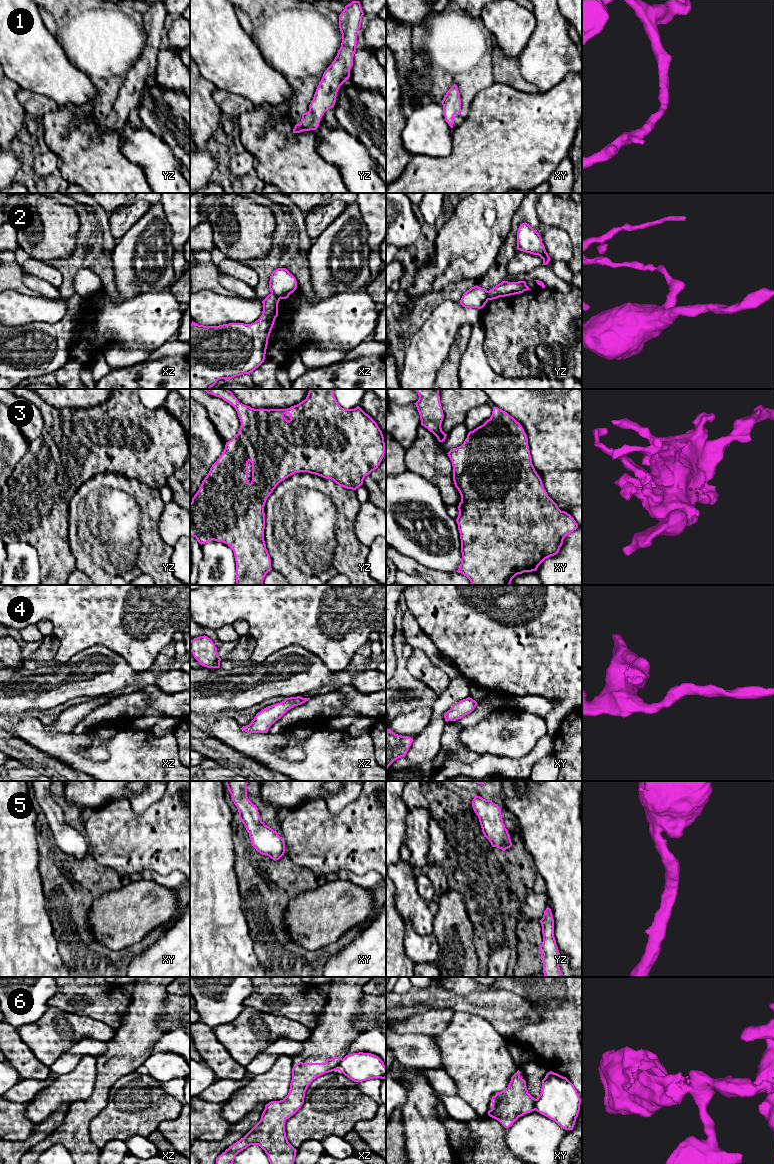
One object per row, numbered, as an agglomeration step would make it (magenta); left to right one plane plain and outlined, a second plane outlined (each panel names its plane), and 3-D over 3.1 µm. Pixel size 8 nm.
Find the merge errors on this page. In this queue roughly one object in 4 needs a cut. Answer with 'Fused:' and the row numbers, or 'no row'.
Fused: 2, 6

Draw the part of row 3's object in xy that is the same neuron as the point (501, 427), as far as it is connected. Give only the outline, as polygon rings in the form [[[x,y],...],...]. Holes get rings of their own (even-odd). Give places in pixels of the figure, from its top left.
[[[494,406],[491,417],[470,431],[461,446],[447,454],[453,466],[455,487],[461,495],[456,522],[462,558],[456,572],[466,576],[472,585],[510,585],[516,575],[536,571],[545,559],[556,555],[564,538],[578,528],[574,518],[561,511],[548,496],[532,464],[527,435],[507,412]]]

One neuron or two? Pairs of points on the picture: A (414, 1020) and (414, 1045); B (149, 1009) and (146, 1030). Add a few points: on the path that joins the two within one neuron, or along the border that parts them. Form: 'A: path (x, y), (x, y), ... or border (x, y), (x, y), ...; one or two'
A: border (396, 1032), (422, 1033), (433, 1037); two
B: path (146, 1014), (146, 1025); one

